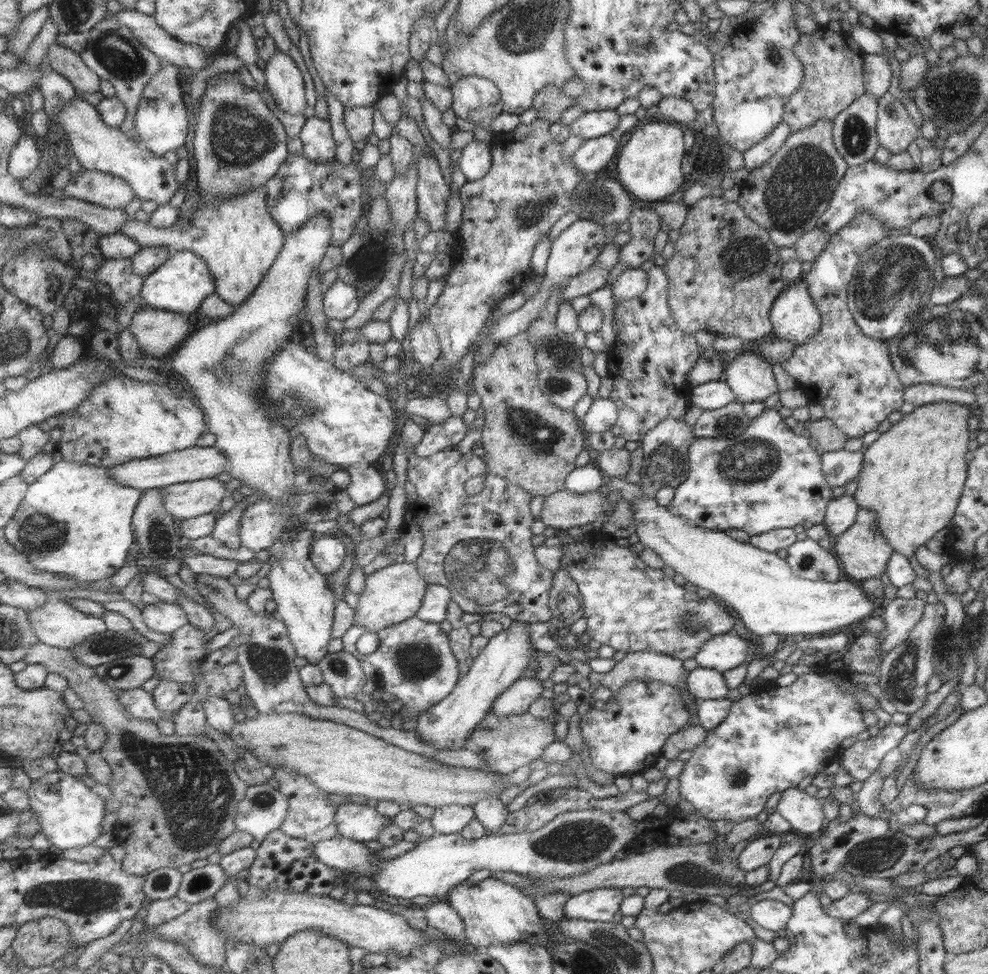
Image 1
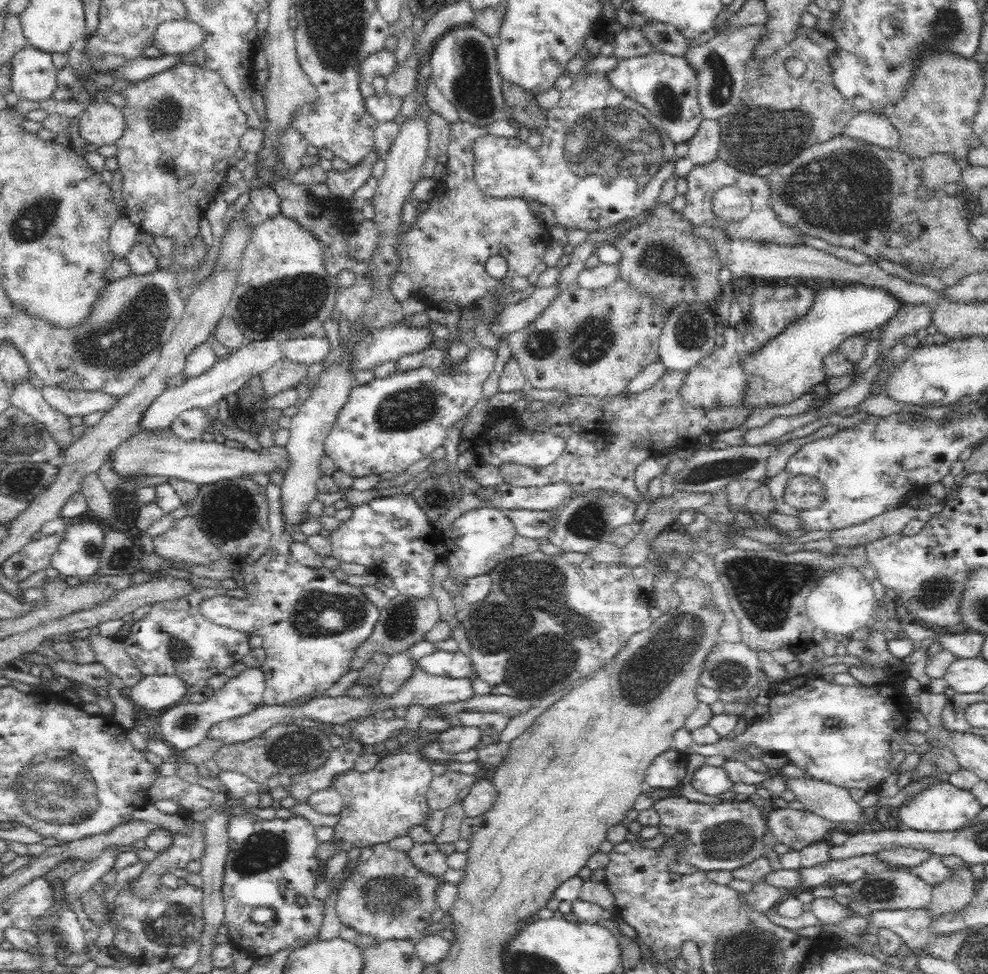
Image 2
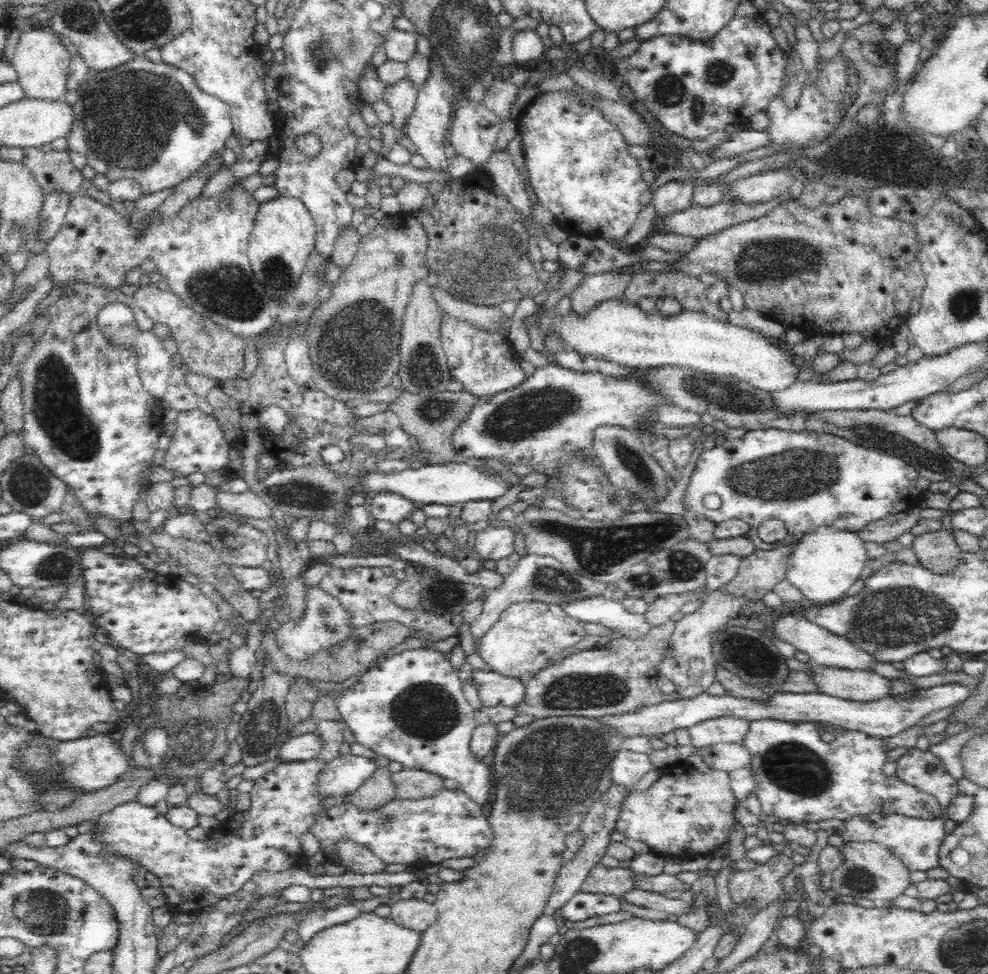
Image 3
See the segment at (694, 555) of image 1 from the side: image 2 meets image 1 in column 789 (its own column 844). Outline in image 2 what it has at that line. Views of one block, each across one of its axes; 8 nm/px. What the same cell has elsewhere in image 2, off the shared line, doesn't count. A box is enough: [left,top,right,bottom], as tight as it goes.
[805,568,875,638]

